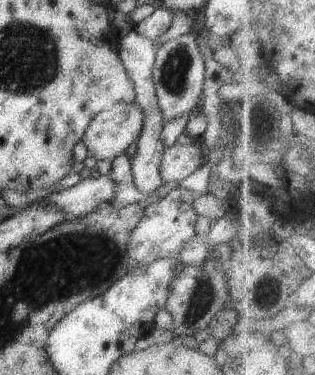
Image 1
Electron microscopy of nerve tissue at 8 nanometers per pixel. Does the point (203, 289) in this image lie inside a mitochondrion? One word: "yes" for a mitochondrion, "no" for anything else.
yes

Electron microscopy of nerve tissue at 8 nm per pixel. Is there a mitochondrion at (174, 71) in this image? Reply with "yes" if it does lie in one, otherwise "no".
yes

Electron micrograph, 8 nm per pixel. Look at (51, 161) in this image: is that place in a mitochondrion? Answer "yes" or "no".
no

